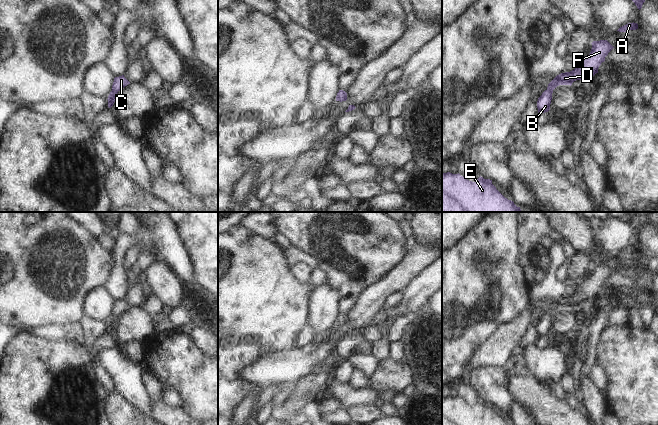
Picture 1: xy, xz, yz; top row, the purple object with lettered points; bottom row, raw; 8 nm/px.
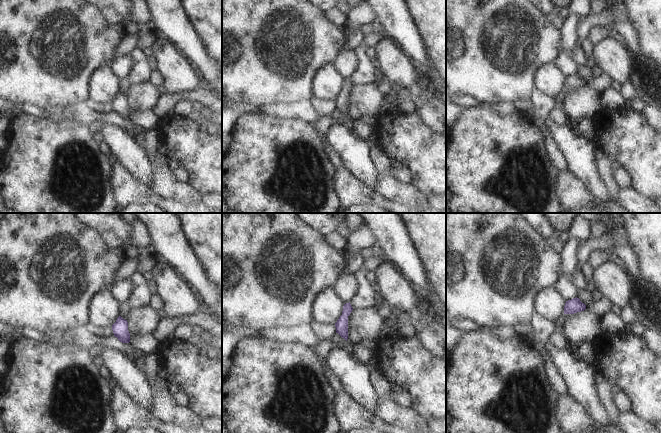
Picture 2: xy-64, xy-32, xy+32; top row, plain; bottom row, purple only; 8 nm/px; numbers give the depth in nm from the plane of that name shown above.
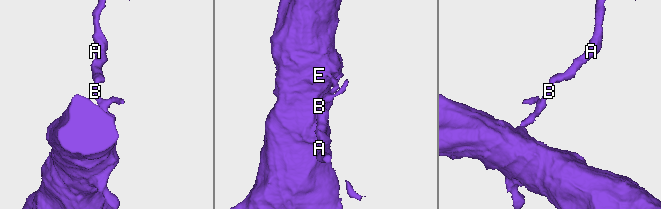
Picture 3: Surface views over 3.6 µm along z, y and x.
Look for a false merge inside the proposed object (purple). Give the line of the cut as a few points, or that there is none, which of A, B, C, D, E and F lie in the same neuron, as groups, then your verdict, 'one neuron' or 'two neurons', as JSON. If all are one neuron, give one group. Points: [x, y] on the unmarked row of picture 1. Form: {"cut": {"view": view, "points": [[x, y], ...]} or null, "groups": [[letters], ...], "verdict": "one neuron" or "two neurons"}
{"cut": null, "groups": [["A", "B", "C", "D", "E", "F"]], "verdict": "one neuron"}

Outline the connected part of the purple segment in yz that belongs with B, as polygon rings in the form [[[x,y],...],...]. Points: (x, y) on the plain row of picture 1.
[[[607,264],[593,265],[592,273],[589,279],[585,280],[577,289],[577,291],[570,295],[557,299],[549,308],[547,313],[538,322],[537,332],[538,339],[534,343],[550,334],[553,314],[559,309],[572,309],[576,304],[588,302],[598,297],[598,292],[605,281],[614,272]]]

